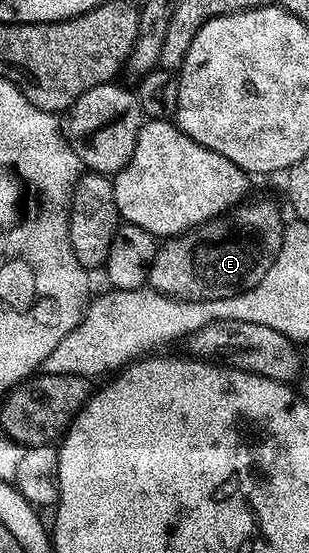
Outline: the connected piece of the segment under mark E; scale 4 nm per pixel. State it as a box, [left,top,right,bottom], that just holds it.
[149,202,284,300]

